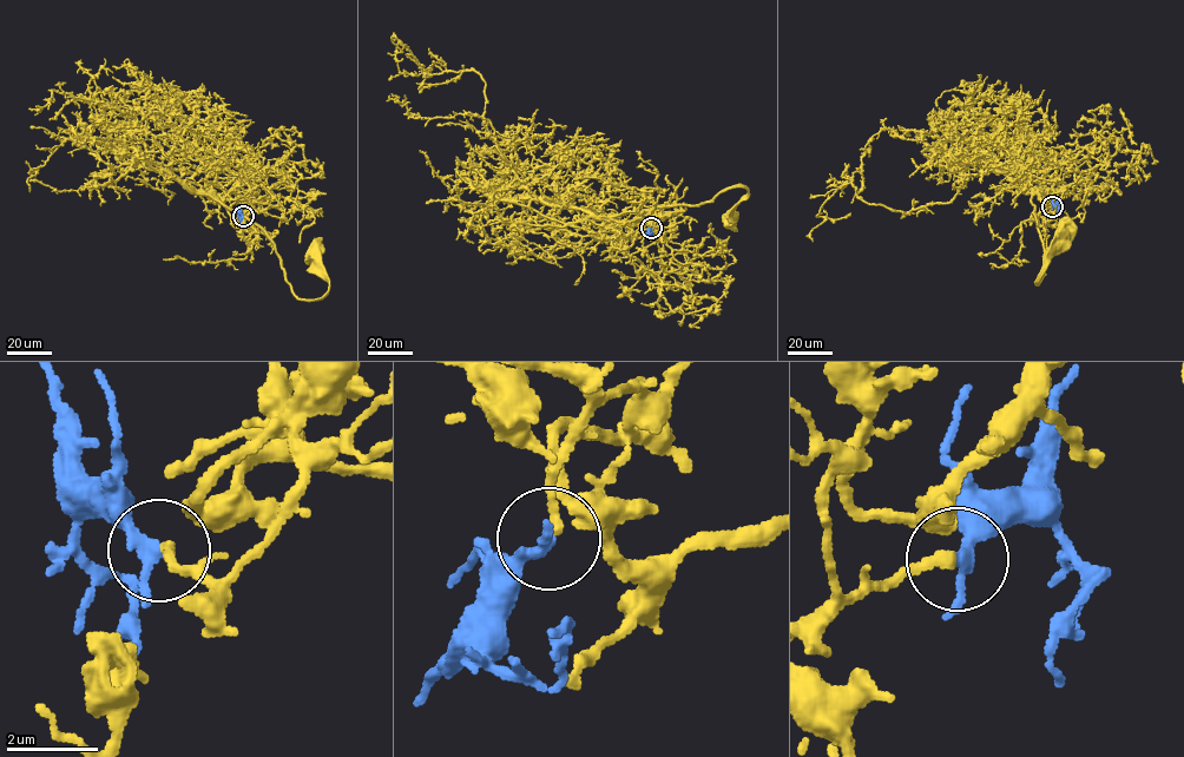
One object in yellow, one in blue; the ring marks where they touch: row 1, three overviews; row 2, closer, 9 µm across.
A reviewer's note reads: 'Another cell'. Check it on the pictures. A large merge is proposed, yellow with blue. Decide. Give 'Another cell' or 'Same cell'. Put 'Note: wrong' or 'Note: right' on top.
Note: wrong
Same cell

